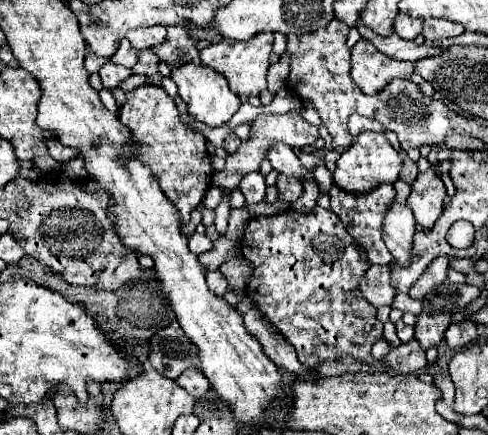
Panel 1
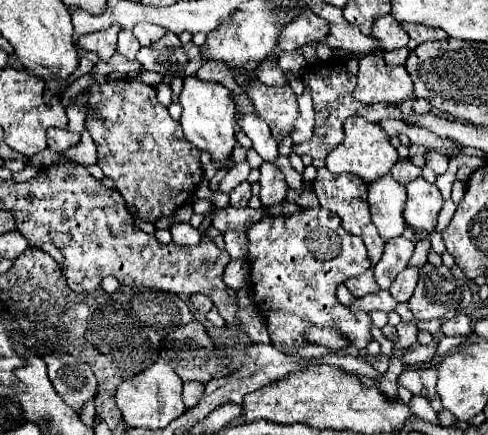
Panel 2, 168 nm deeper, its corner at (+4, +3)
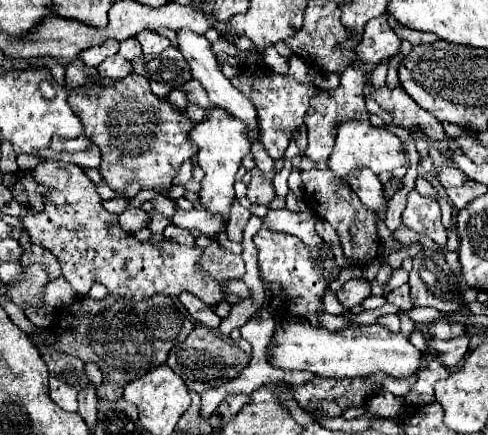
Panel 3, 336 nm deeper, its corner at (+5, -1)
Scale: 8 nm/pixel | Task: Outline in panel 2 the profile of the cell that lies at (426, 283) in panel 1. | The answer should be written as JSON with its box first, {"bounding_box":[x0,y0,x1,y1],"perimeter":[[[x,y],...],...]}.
{"bounding_box":[389,266,421,302],"perimeter":[[[409,266],[407,270],[403,270],[395,278],[395,282],[393,282],[389,292],[393,294],[393,298],[397,302],[409,302],[409,298],[413,296],[413,290],[417,286],[417,280],[419,280],[419,270],[421,270],[419,266]]]}

